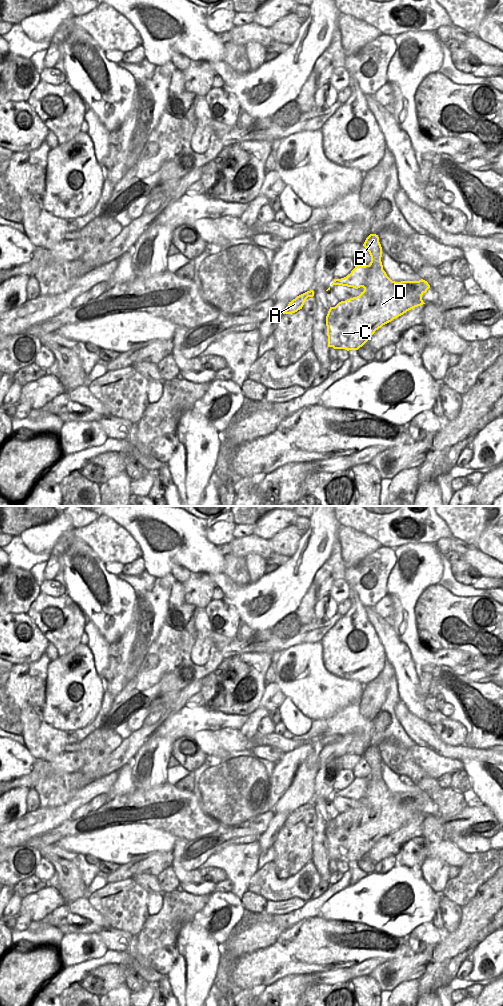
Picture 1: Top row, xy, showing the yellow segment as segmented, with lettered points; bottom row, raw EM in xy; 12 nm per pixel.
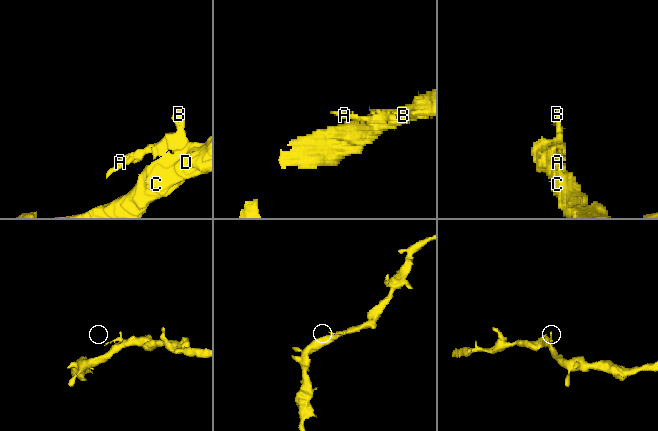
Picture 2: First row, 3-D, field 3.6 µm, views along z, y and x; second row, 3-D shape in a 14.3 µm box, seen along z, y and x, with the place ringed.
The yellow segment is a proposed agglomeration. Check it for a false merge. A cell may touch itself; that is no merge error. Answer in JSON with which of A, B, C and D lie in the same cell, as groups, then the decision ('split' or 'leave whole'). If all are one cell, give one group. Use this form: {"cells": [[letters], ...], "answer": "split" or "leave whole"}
{"cells": [["A", "B", "C", "D"]], "answer": "leave whole"}

